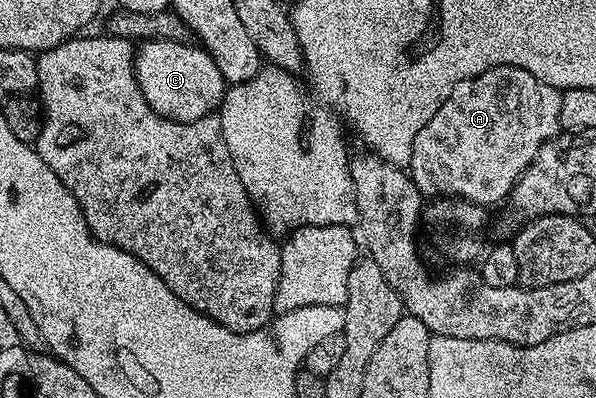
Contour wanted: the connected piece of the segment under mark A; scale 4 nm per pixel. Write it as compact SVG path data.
M493 67L471 79L460 81L448 93L436 117L416 133L408 174L424 197L453 197L487 205L507 198L516 181L528 169L538 150L560 131L562 92L544 85L519 67Z

